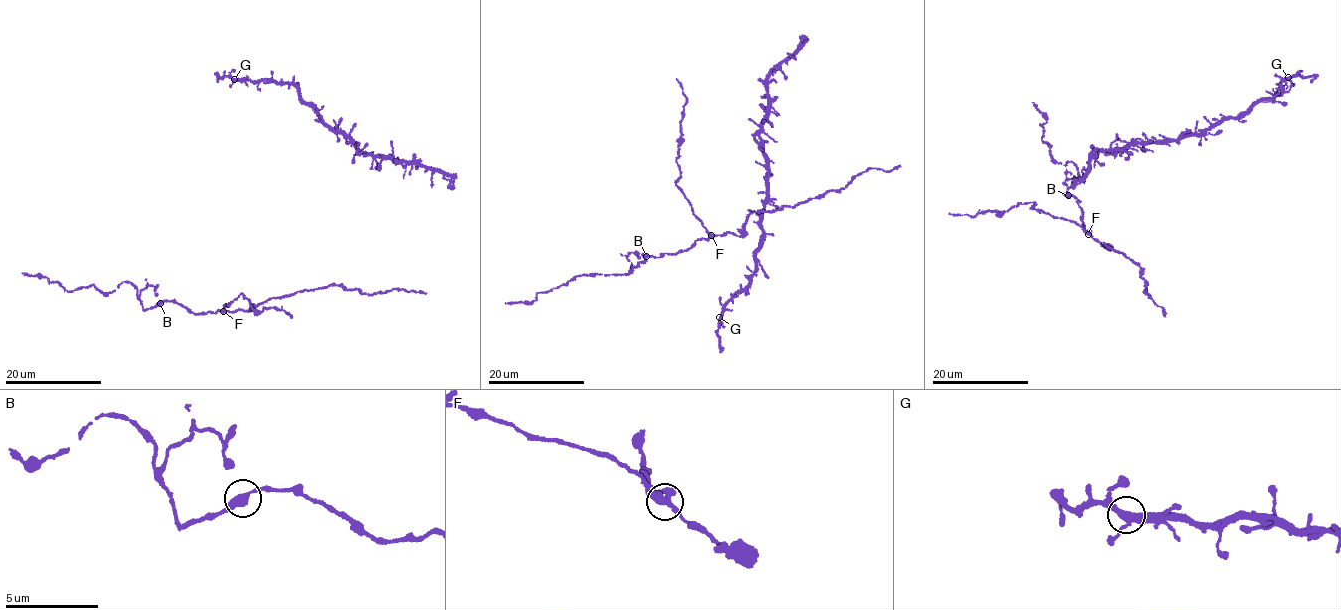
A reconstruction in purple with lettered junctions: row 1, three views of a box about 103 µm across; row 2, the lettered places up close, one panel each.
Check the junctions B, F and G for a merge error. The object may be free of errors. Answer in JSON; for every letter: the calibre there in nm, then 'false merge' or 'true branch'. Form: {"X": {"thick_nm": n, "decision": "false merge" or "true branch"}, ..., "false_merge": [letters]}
{"B": {"thick_nm": 320, "decision": "true branch"}, "F": {"thick_nm": 320, "decision": "false merge"}, "G": {"thick_nm": 320, "decision": "true branch"}, "false_merge": ["F"]}

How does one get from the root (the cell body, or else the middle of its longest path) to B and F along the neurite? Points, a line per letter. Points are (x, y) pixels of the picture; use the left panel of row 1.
B: (326, 286), (269, 298), (248, 310), (227, 313), (193, 313), (170, 300), (160, 303)
F: (326, 286), (269, 298), (248, 310), (223, 311)

